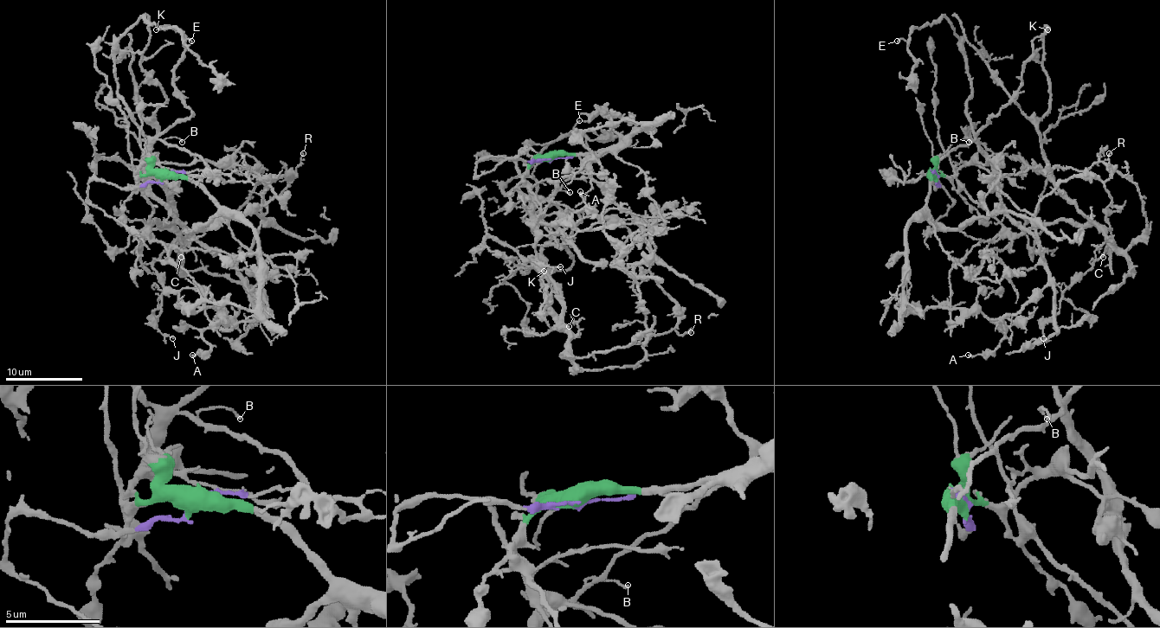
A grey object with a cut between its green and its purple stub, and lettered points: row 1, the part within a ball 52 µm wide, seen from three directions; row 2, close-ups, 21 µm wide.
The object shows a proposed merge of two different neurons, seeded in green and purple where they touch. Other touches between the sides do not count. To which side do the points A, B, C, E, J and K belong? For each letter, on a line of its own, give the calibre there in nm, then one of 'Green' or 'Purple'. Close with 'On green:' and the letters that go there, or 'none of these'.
A: Thickness 190 nm. Purple
B: Thickness 120 nm. Purple
C: Thickness 130 nm. Green
E: Thickness 120 nm. Purple
J: Thickness 160 nm. Green
K: Thickness 360 nm. Purple
On green: C, J

